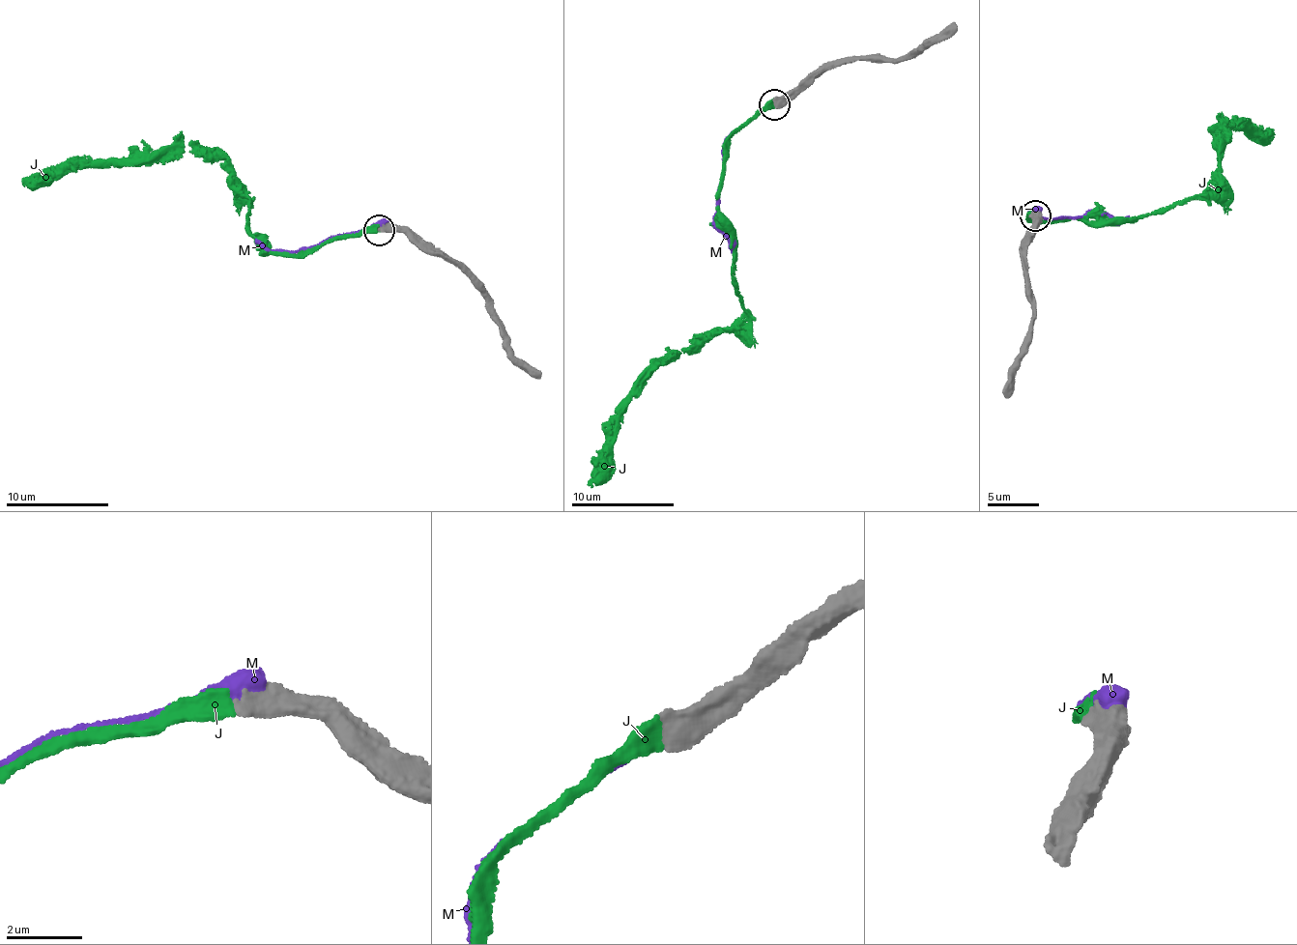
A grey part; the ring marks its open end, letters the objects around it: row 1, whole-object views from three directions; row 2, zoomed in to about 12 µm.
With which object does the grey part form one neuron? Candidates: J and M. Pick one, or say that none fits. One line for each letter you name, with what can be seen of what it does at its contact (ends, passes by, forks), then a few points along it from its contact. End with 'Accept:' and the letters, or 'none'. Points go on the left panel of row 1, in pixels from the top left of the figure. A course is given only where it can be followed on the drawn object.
J: it ends there; it runs (378, 229), (270, 252), (227, 170), (187, 144), (76, 157), (23, 185)
Accept: J

